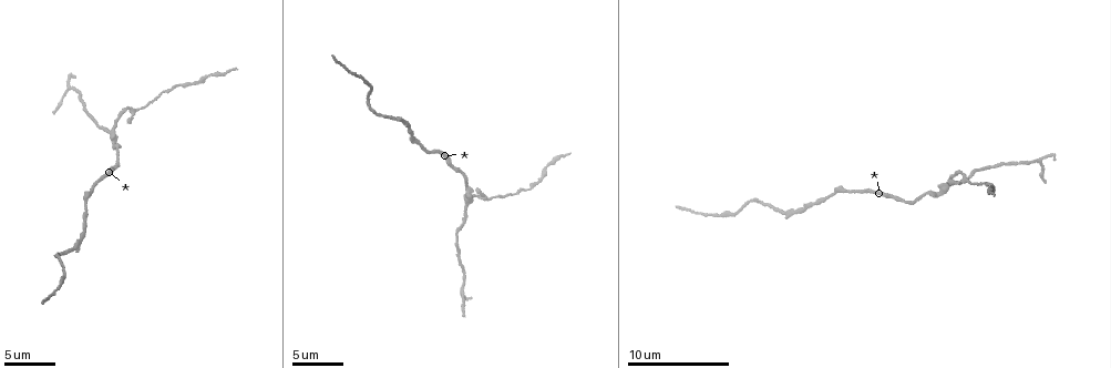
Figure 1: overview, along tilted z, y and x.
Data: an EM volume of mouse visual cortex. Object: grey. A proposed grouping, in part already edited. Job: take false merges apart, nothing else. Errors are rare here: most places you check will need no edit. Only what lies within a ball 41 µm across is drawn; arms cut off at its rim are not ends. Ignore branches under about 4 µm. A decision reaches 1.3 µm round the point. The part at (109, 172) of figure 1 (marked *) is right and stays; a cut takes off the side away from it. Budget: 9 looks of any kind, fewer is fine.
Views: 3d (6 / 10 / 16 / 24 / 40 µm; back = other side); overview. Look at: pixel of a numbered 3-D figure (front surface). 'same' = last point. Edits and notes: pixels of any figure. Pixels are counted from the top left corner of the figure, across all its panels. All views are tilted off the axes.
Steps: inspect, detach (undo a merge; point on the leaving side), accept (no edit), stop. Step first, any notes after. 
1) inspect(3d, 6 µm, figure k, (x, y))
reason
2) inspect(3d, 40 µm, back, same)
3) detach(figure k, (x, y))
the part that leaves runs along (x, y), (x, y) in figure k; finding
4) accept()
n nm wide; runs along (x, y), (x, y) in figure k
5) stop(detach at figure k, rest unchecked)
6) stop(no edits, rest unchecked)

inspect(3d, 10 µm, figure 1, (112, 129))
three-way junction

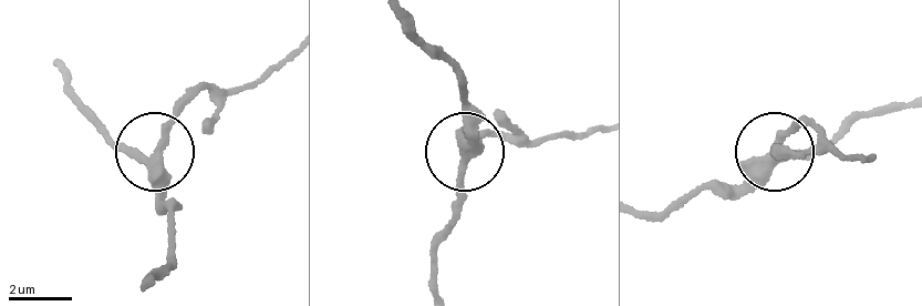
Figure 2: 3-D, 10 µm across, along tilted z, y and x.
accept()
side arm 15 µm; runs along (404, 29), (459, 83), (466, 138), (455, 223) in figure 2; continuous, no second cell

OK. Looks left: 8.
inspect(3d, 6 µm, figure 1, (456, 170))
sudden change in width

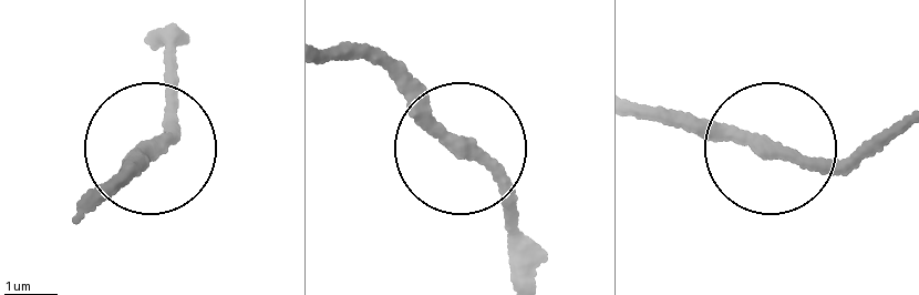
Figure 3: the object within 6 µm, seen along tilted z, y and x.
inspect(3d, 6 µm, back, figure 3, (773, 148))
other side

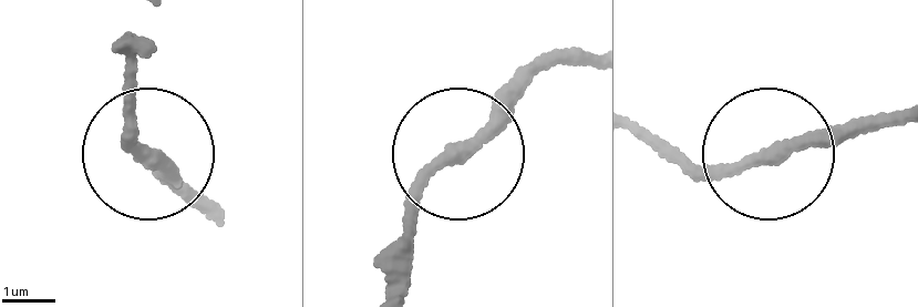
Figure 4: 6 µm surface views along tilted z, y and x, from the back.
accept()
one cell here

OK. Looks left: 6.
inspect(3d, 16 µm, figure 1, (62, 270))
sudden change in width

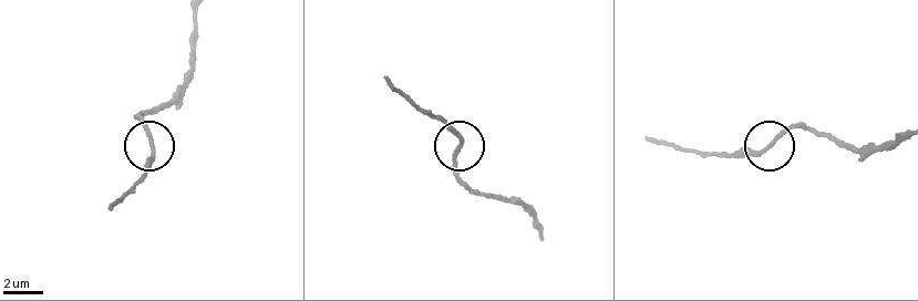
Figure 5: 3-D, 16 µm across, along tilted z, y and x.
accept()
runs along (903, 134), (856, 146), (803, 126), (755, 151), (712, 155) in figure 5; one cell here

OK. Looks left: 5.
inspect(3d, 6 µm, figure 1, (73, 246))
sudden change in width

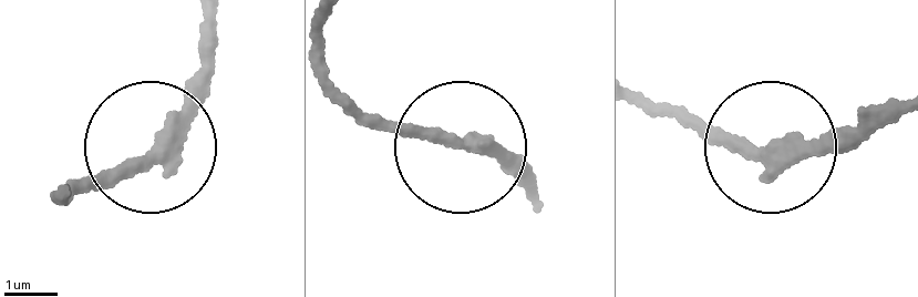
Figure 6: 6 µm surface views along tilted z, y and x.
inspect(3d, 6 µm, back, figure 6, (164, 145))

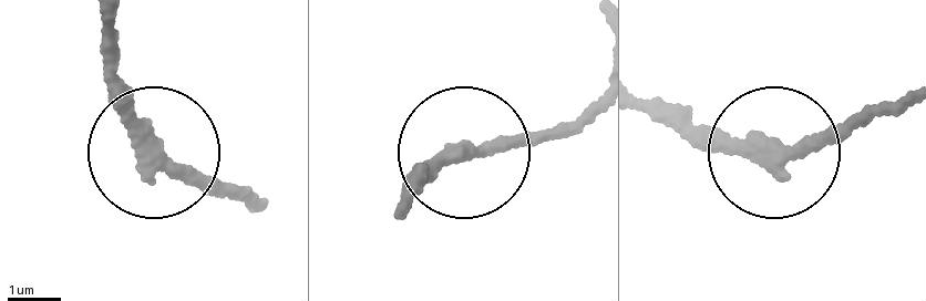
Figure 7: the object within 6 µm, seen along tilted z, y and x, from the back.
accept()
runs along (640, 103), (772, 153), (901, 114) in figure 7; all the same cell

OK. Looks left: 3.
stop(no edits, rest unchecked)

